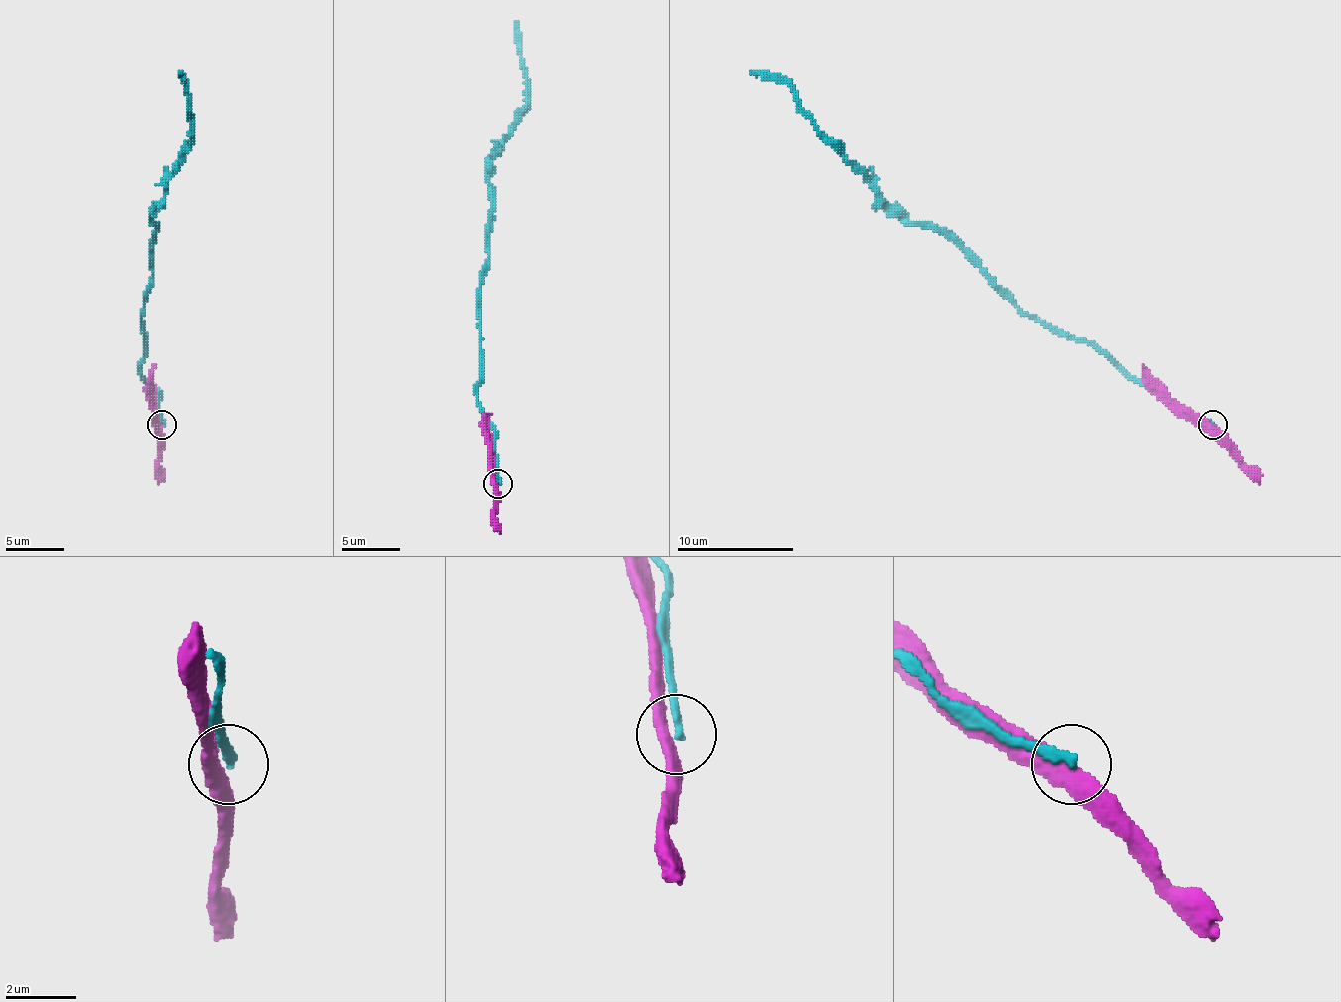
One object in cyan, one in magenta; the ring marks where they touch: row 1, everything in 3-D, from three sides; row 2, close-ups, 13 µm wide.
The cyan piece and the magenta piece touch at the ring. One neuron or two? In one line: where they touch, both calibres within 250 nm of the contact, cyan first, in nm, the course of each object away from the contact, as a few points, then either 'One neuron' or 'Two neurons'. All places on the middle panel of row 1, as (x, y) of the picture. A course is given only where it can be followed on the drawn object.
Place: (498, 483). Thickness 240 nm (cyan) against 440 nm. Course of cyan: (497, 484), (494, 429), (477, 399), (477, 301), (480, 274), (488, 260), (488, 164), (526, 106), (515, 21). Course of magenta: (497, 484), (491, 452), (491, 414). Two neurons

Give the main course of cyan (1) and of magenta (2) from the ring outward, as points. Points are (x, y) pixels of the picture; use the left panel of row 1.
1: (161, 426), (158, 394), (141, 376), (141, 318), (152, 274), (152, 207), (190, 146), (187, 85), (179, 71)
2: (161, 426), (155, 408), (155, 365)

